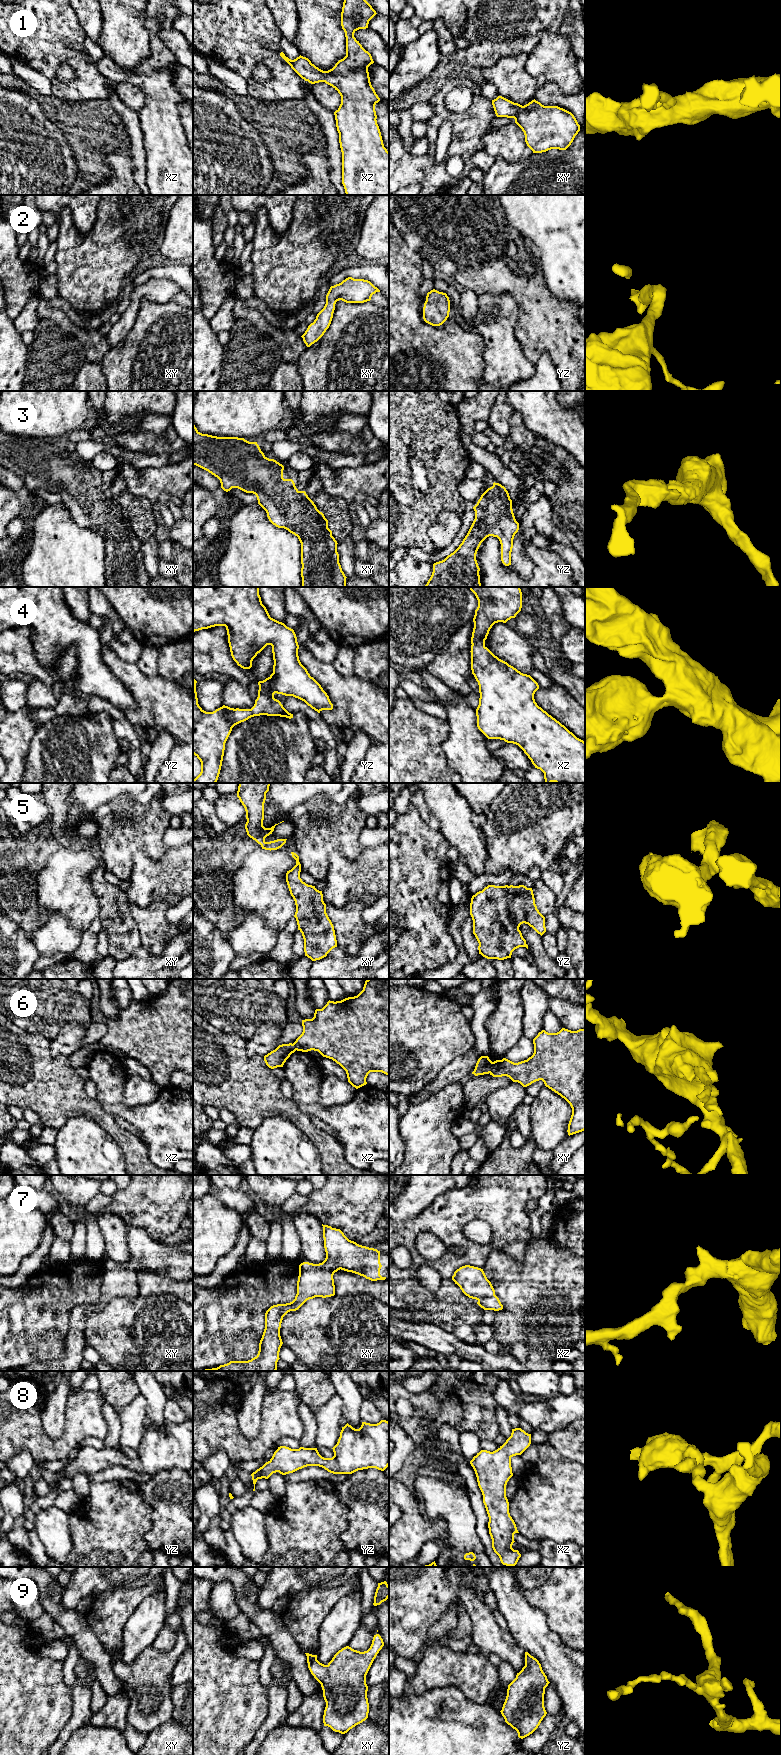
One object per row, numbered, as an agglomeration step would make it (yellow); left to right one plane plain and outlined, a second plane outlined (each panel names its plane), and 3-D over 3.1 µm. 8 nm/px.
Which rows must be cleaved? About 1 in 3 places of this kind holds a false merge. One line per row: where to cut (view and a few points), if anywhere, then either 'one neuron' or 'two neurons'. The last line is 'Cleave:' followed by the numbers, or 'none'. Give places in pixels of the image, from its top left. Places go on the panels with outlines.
1: no cut; one neuron
2: no cut; one neuron
3: no cut; one neuron
4: no cut; one neuron
5: no cut; one neuron
6: cut in xy along (492, 1062), (489, 1072); two neurons
7: no cut; one neuron
8: no cut; one neuron
9: no cut; one neuron
Cleave: 6

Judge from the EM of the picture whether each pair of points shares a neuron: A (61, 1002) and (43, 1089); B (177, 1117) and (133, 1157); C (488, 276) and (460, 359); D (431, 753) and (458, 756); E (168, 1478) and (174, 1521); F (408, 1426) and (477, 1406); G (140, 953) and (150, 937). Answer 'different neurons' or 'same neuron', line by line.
A: different neurons
B: different neurons
C: different neurons
D: different neurons
E: same neuron
F: same neuron
G: different neurons

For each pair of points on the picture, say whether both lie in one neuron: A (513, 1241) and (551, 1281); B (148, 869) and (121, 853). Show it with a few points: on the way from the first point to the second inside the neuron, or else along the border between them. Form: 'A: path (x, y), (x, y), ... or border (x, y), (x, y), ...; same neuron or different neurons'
A: border (531, 1235), (521, 1261), (515, 1261), (501, 1251); different neurons
B: border (155, 860), (137, 853), (128, 880); different neurons

